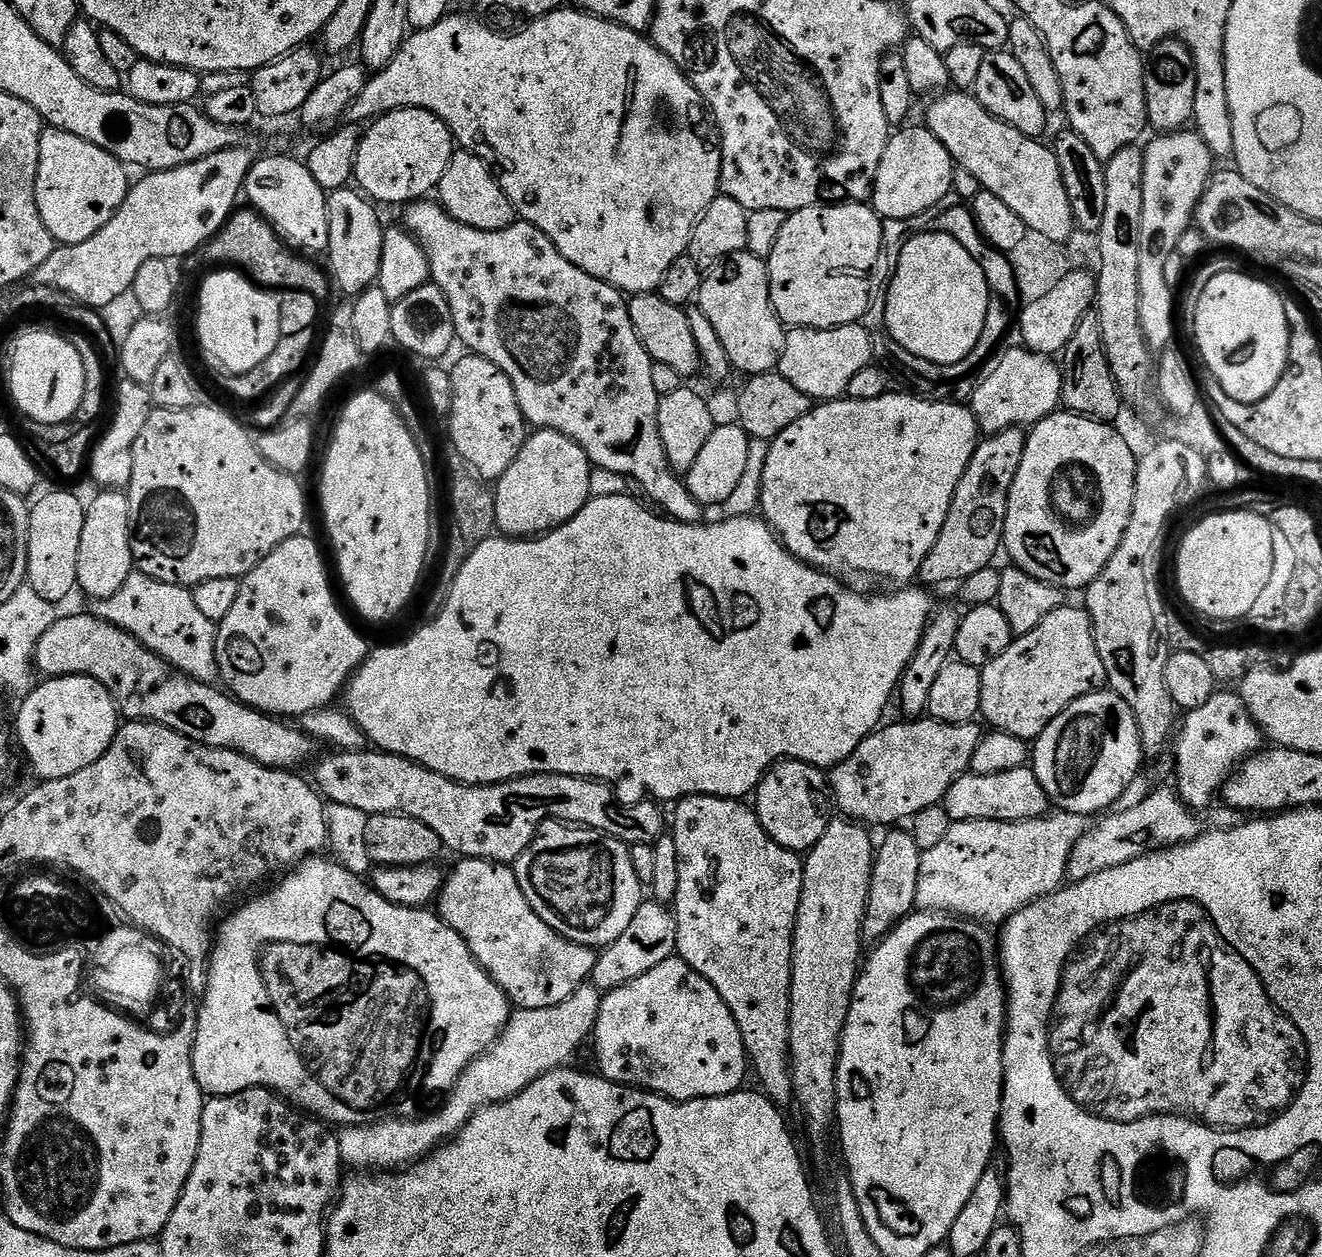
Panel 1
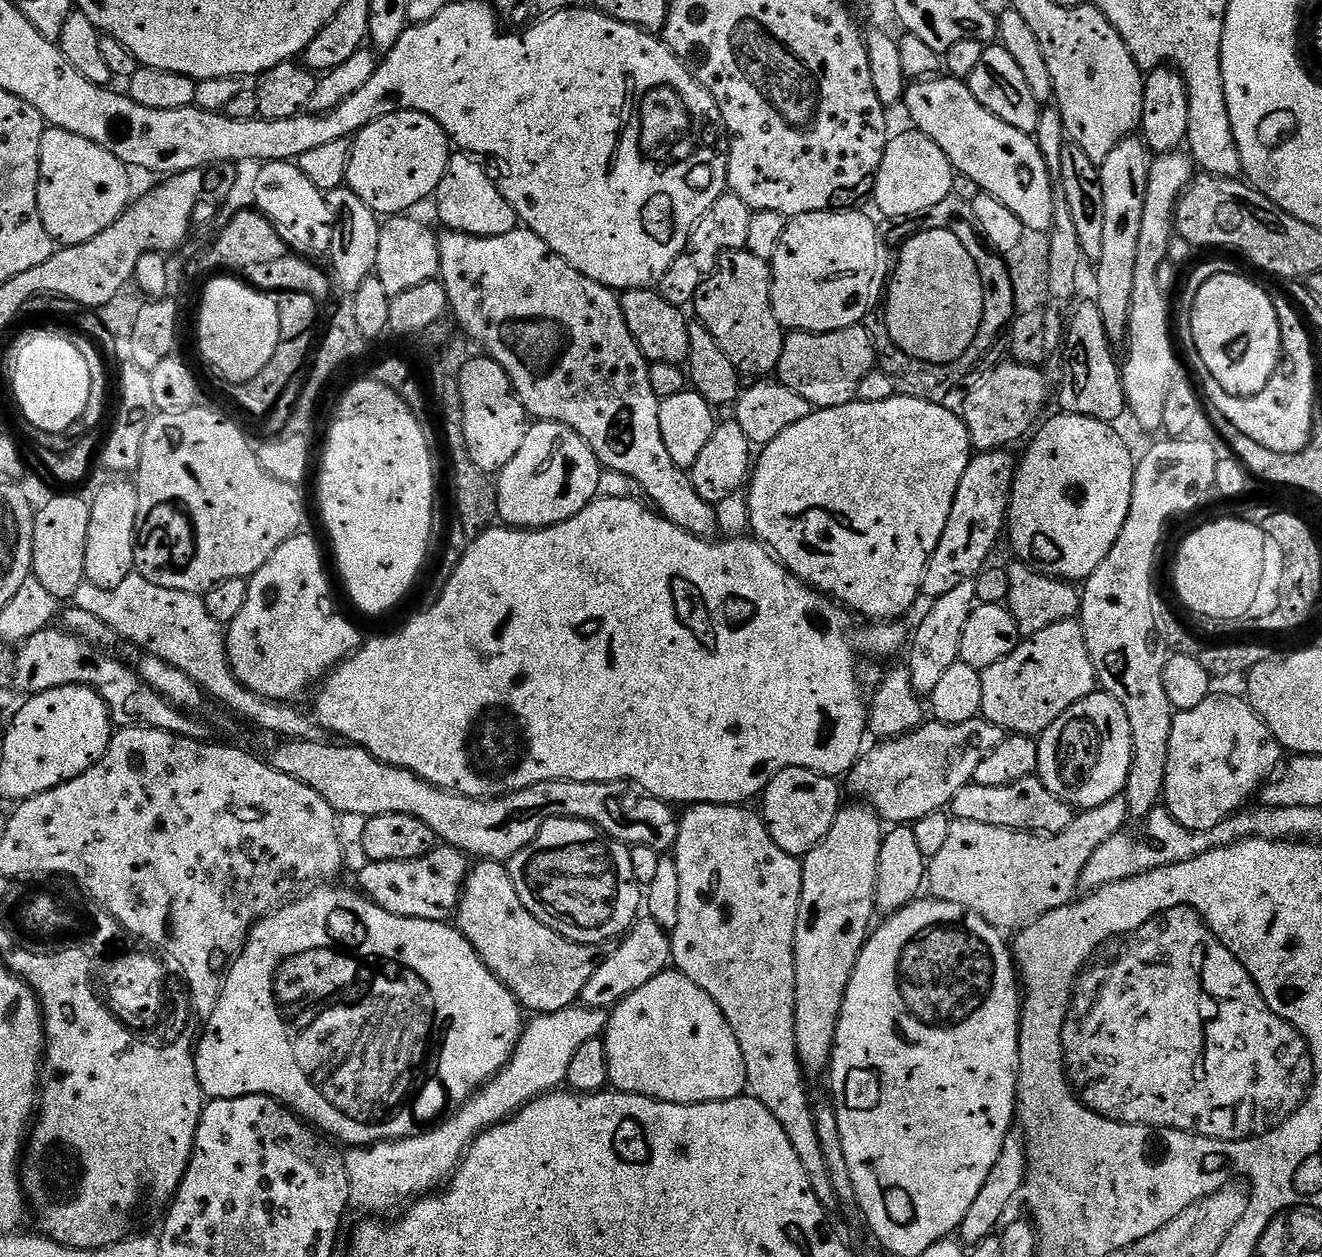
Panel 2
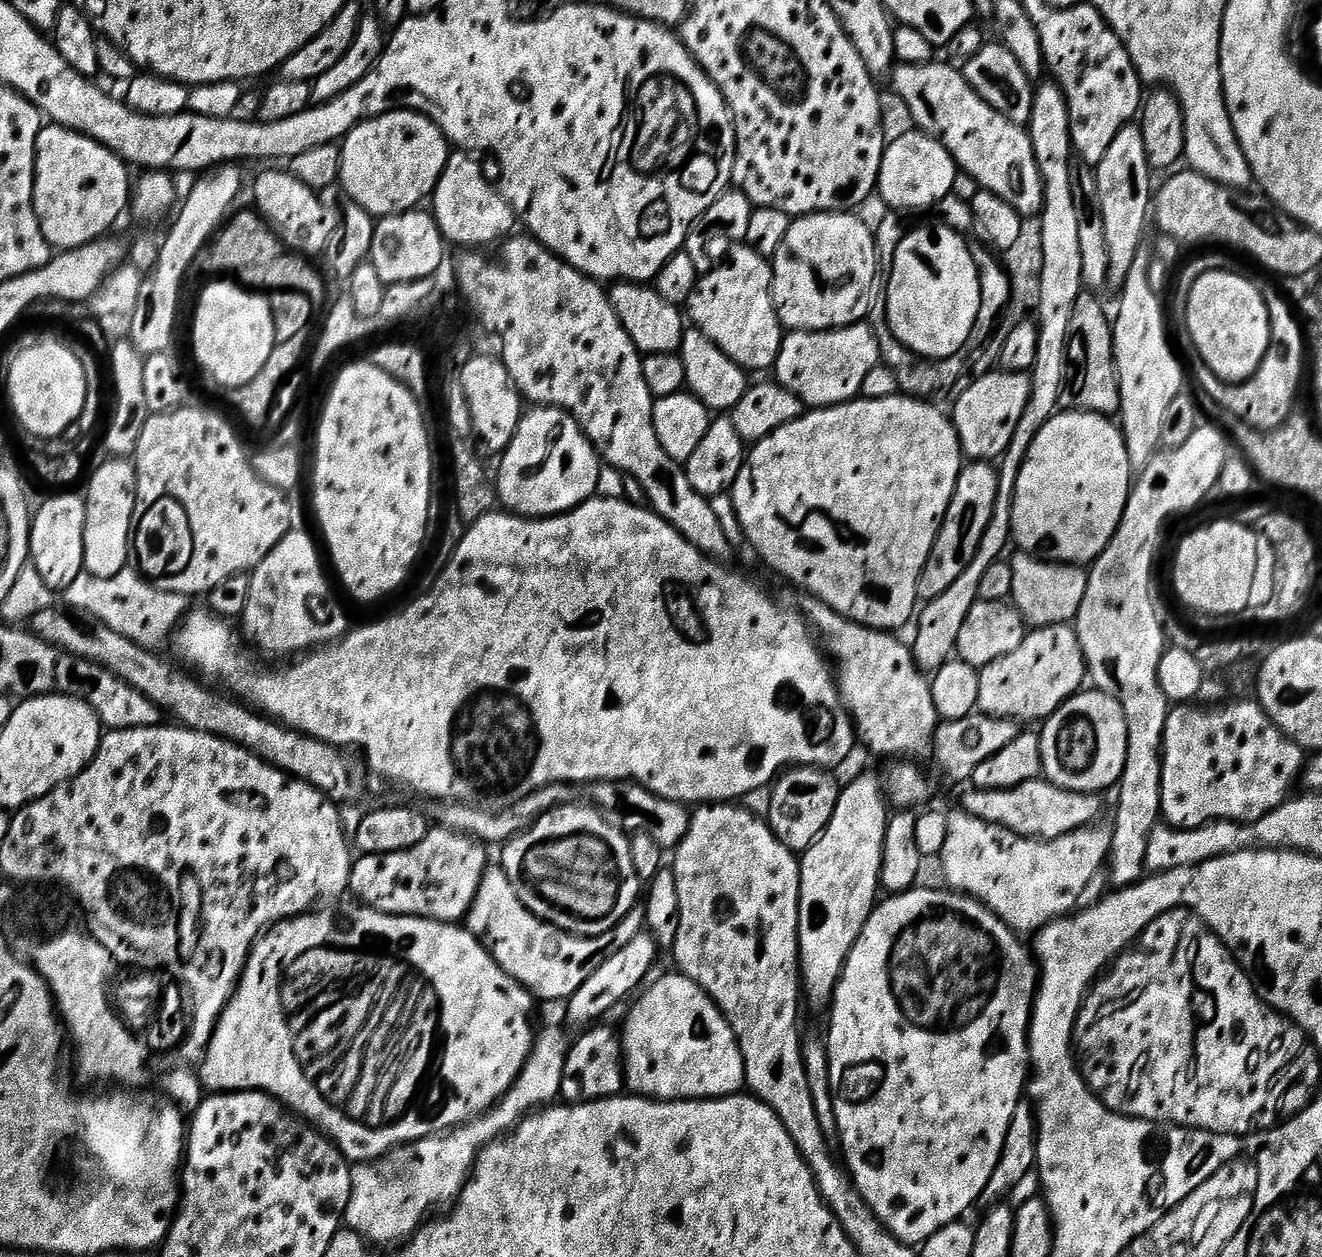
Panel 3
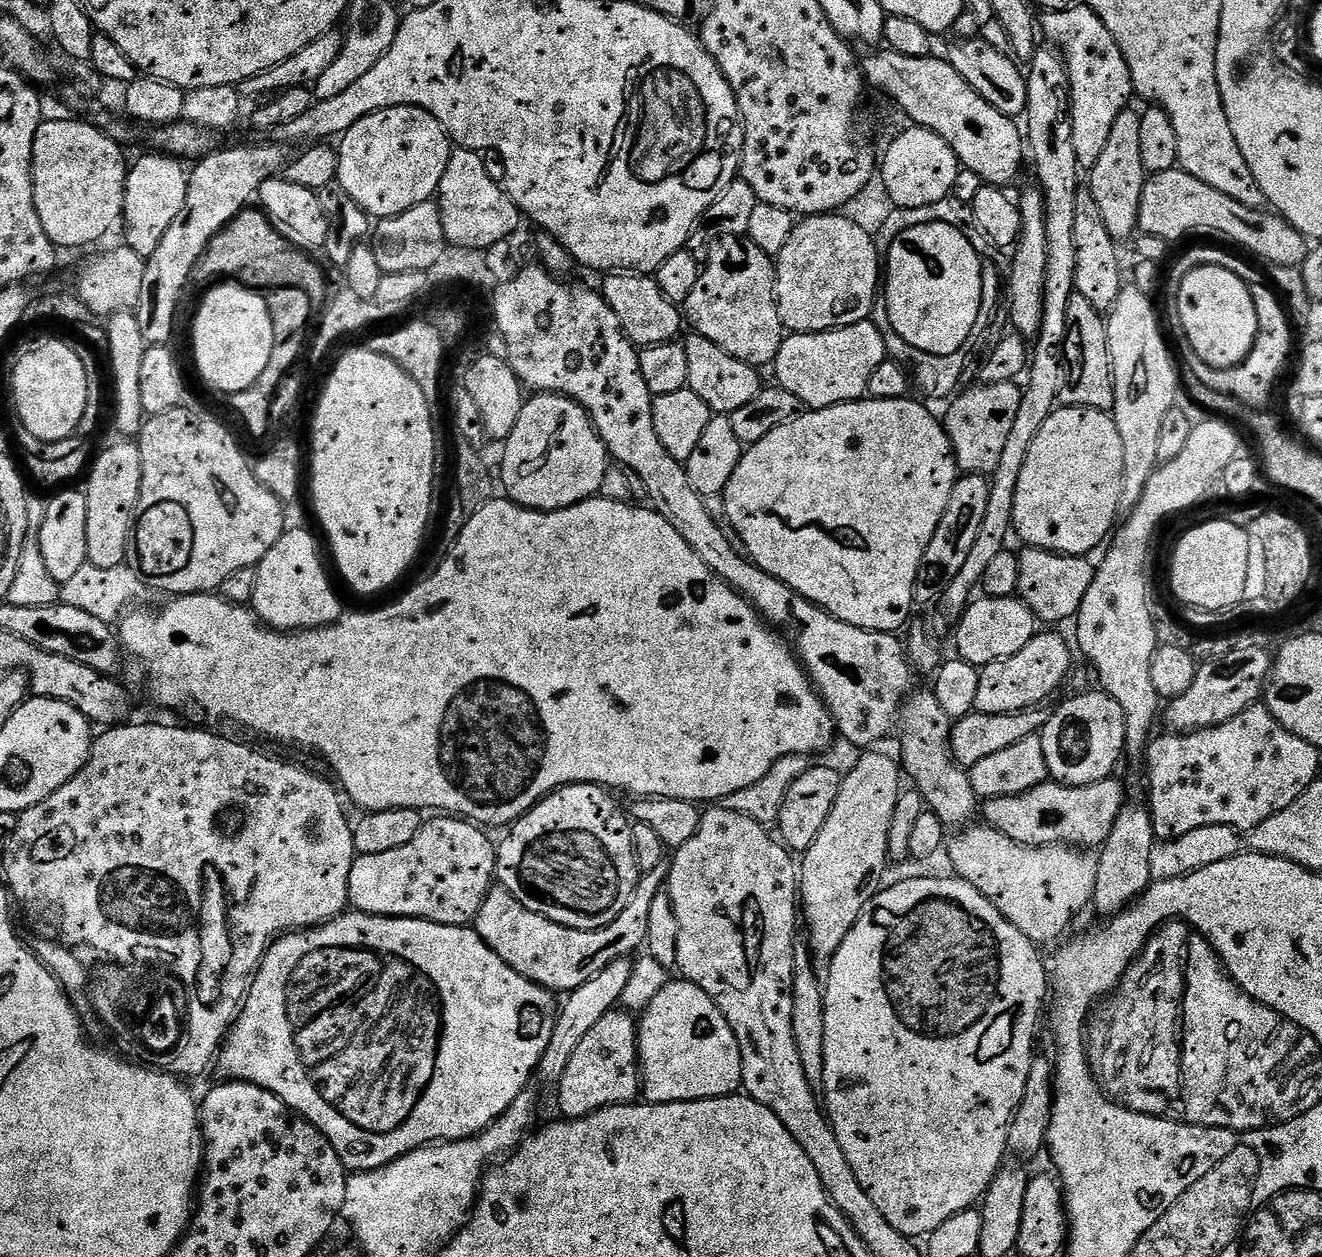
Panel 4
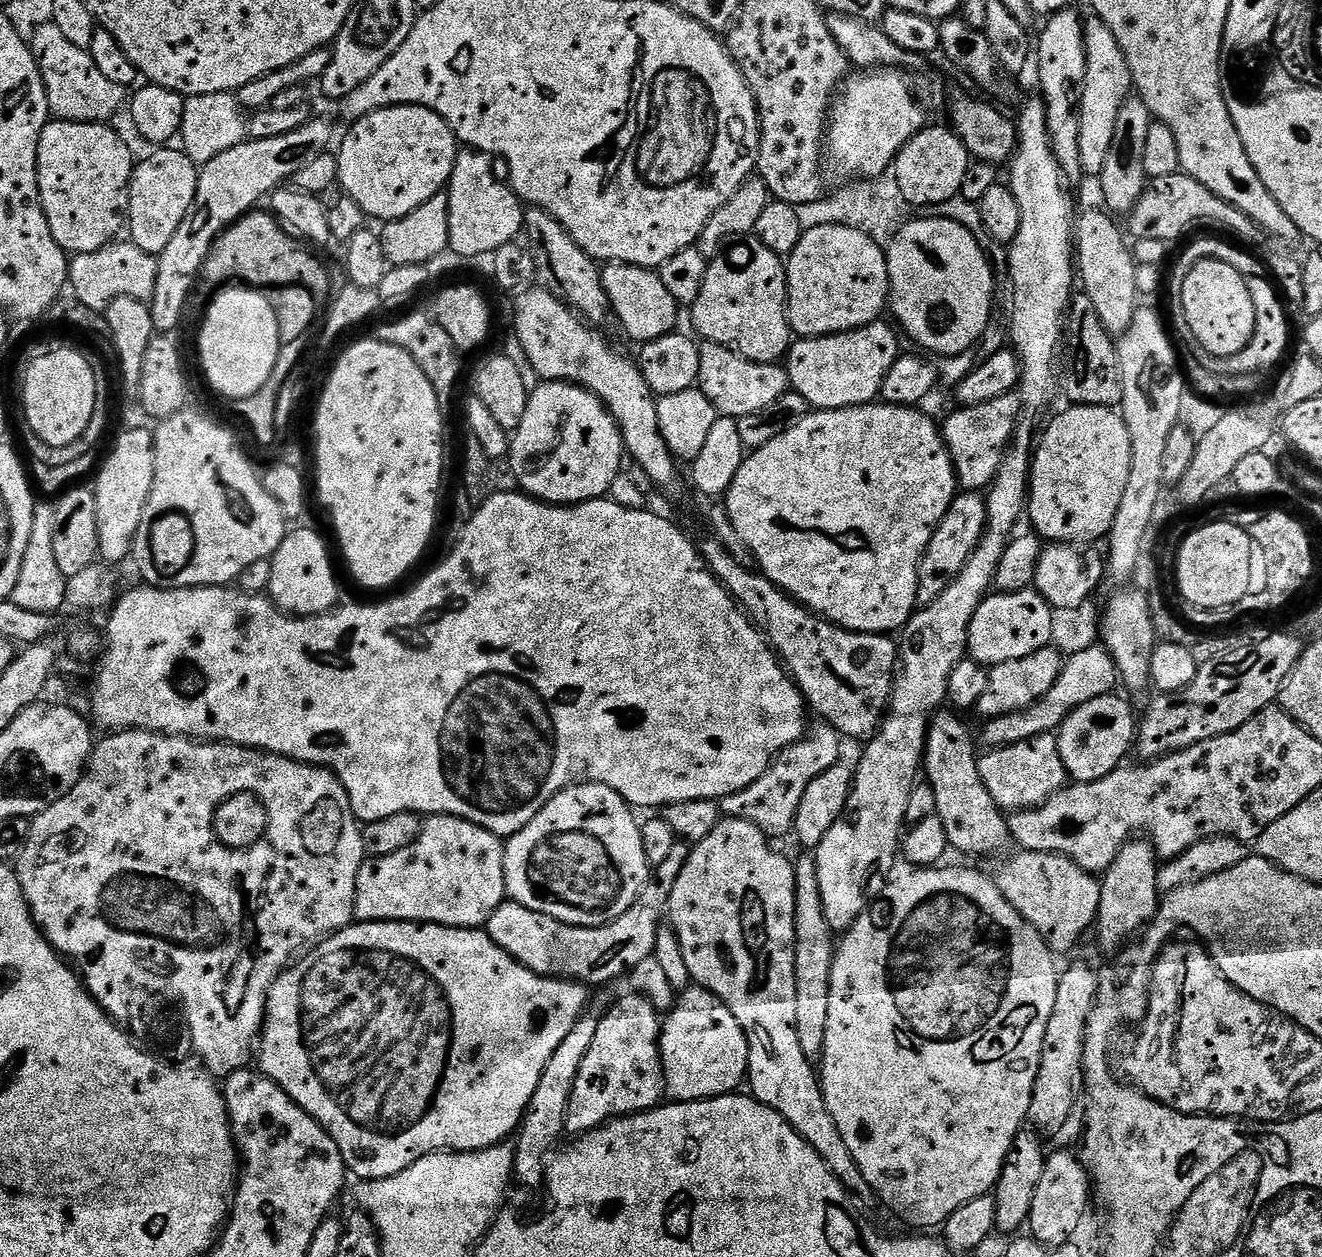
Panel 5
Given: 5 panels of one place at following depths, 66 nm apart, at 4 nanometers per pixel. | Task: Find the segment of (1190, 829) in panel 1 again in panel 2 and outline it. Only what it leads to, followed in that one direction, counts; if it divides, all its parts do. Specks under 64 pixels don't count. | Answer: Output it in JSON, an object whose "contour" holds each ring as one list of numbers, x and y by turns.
{"contour":[[1164,806,1153,808,1148,816,1143,817,1142,824,1144,832,1123,830,1106,838,1106,842,1102,842,1098,850,1094,850,1090,862,1086,862,1080,875,1081,885,1085,889,1095,890,1101,884,1111,884,1113,880,1123,880,1125,876,1134,876,1137,872,1159,868,1161,864,1175,864,1178,860,1189,860,1191,856,1199,856,1209,848,1219,848,1243,840,1250,832,1245,824,1236,818,1223,820,1221,824,1215,824,1205,832,1195,832,1179,824]]}

